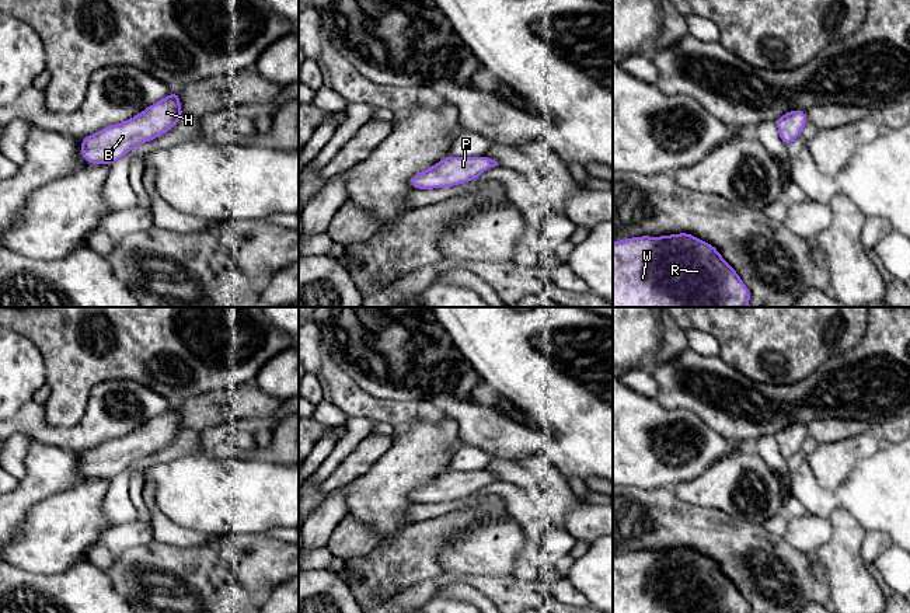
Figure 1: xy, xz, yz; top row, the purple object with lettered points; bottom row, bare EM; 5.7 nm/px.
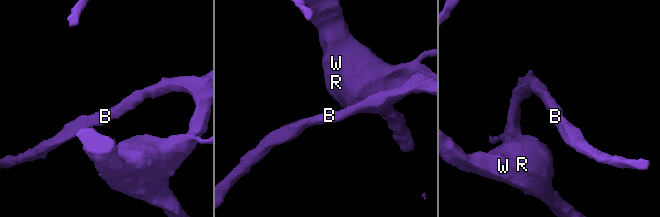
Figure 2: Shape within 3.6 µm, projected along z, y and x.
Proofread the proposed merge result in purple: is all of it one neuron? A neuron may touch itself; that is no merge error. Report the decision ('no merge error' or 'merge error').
no merge error

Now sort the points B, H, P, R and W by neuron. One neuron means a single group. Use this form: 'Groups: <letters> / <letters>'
Groups: B H P R W

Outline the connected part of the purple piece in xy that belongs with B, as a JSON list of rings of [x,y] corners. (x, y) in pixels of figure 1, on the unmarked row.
[[[179,405],[170,407],[133,432],[80,453],[81,471],[95,480],[111,480],[133,462],[168,446],[182,431],[185,428],[181,425]]]

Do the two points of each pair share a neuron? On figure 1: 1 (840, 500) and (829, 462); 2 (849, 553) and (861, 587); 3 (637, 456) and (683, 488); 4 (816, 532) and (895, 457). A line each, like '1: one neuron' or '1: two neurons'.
1: two neurons
2: one neuron
3: two neurons
4: two neurons

